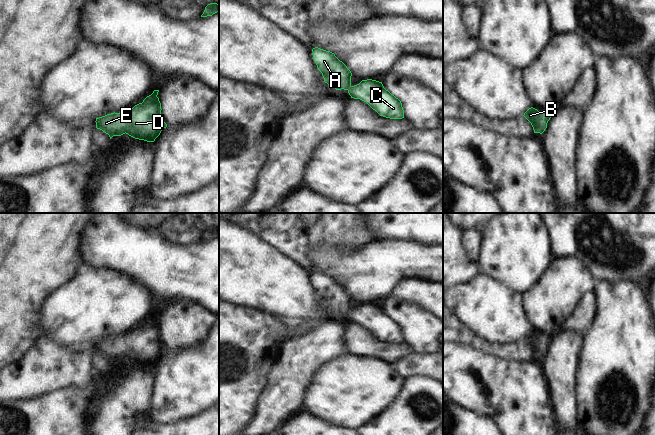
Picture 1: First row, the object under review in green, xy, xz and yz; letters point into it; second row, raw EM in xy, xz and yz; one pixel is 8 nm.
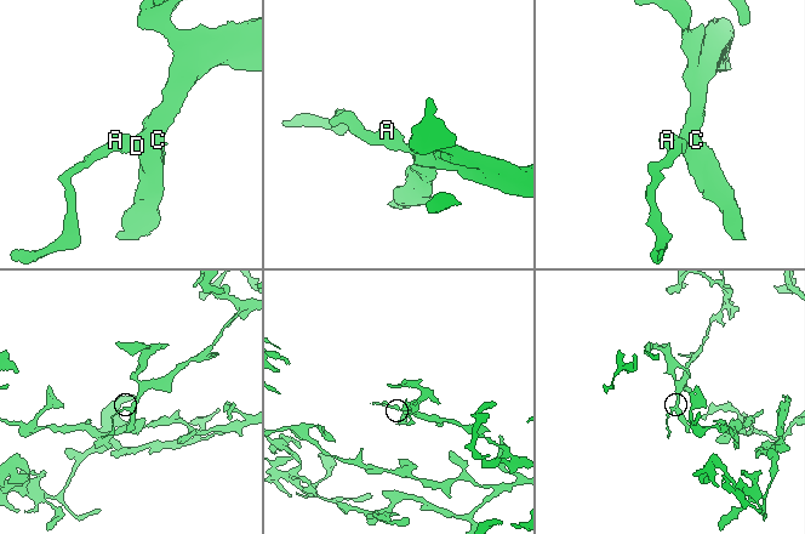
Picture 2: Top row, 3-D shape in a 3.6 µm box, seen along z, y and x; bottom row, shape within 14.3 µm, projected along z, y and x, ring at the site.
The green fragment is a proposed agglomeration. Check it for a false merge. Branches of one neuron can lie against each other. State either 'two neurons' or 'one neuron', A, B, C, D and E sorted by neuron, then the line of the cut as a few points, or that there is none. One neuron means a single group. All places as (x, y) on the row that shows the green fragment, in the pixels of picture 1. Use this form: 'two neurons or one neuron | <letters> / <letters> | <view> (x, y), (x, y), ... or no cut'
one neuron | A B C D E | no cut

